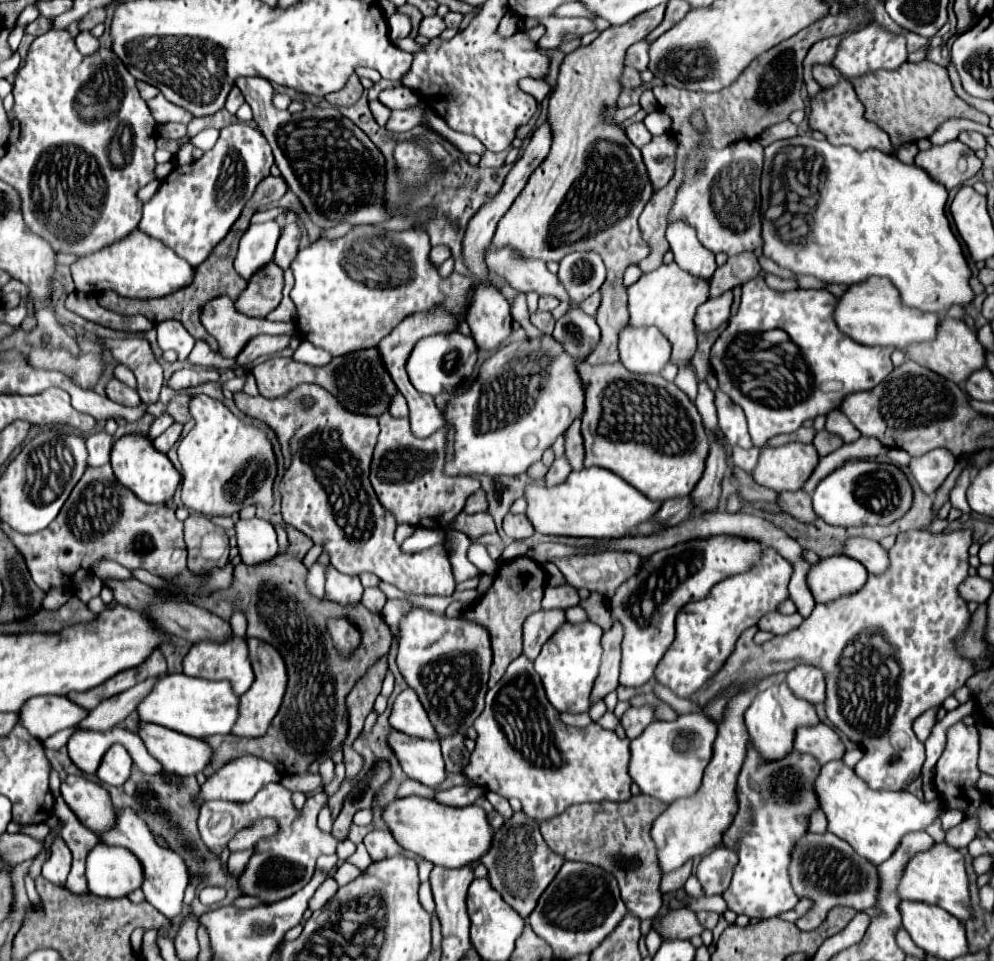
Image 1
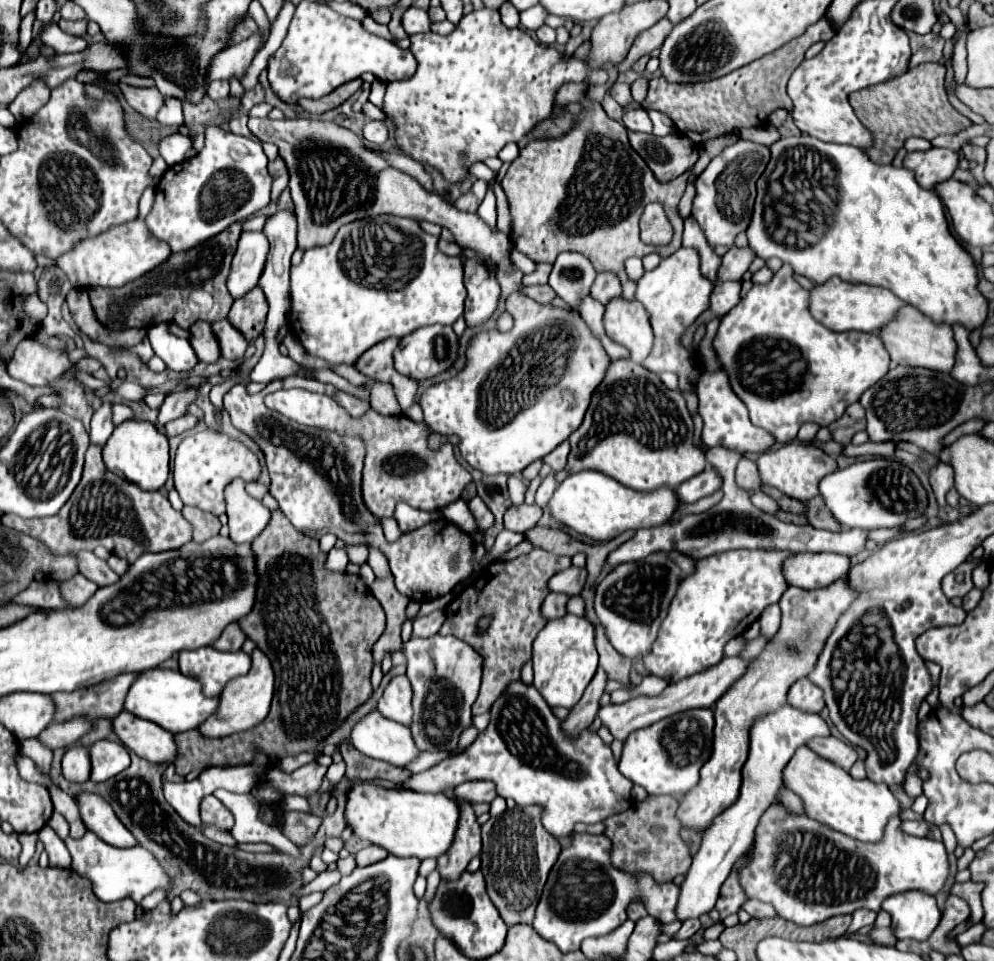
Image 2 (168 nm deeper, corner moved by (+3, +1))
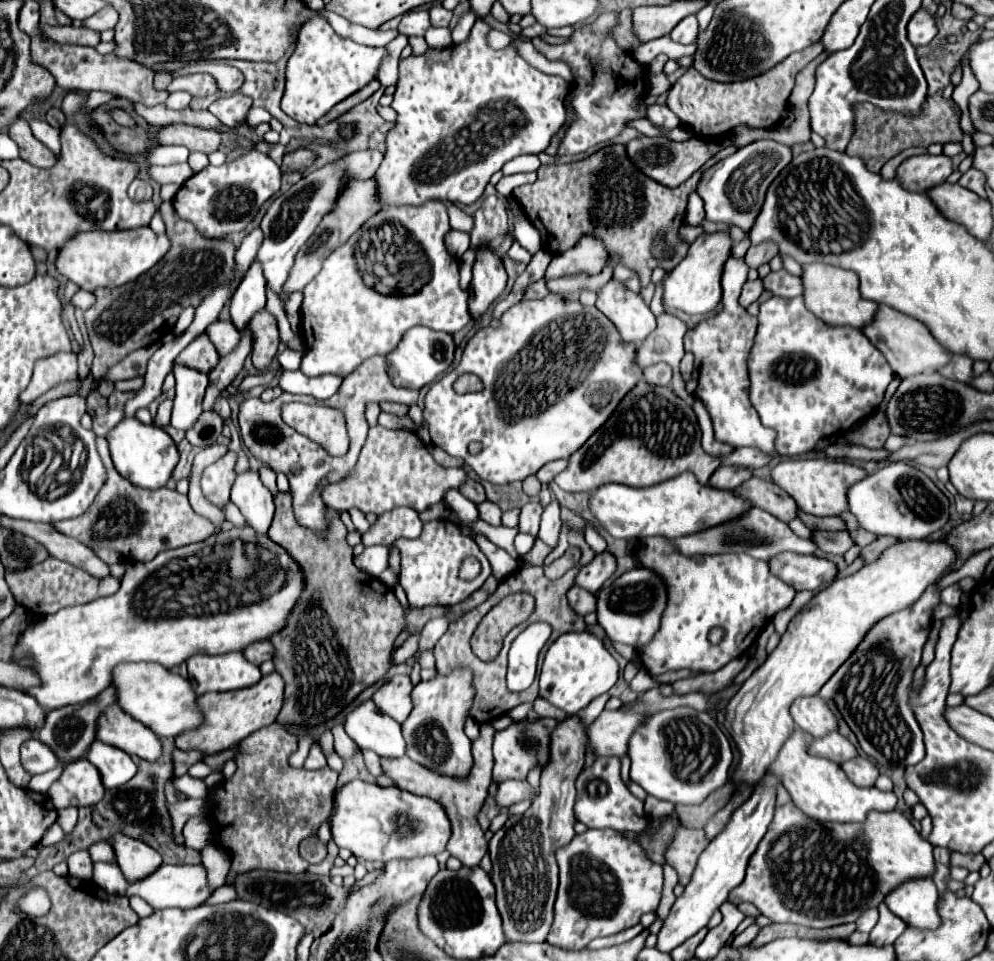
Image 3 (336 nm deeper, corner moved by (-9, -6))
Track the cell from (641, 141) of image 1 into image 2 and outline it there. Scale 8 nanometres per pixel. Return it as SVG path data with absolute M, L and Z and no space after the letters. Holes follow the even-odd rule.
M629 109L625 115L623 115L623 123L629 131L643 131L643 133L651 133L653 131L653 123L647 115L645 109Z

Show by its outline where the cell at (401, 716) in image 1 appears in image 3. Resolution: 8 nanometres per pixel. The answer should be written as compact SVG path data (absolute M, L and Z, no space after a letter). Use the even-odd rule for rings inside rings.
M393 676L387 684L383 684L373 694L373 702L383 714L391 716L401 724L405 722L405 716L409 716L409 712L413 710L411 690L413 690L413 684L409 676Z

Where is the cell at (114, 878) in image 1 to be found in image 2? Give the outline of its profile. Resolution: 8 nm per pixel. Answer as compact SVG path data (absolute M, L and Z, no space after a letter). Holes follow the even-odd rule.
M87 831L83 839L67 837L63 843L69 849L71 859L73 859L71 869L77 871L81 877L87 877L93 883L93 893L101 901L119 901L119 899L125 899L125 897L133 899L137 905L136 918L141 917L144 913L139 901L145 895L153 893L155 889L161 889L161 891L165 891L169 895L171 889L173 889L173 881L165 873L161 863L141 845L135 845L133 849L117 849L117 847L111 847L111 845L103 843L91 831Z

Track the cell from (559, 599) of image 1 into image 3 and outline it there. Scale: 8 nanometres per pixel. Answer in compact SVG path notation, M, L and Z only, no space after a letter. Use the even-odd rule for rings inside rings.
M603 552L579 570L575 584L595 594L613 572L615 572L615 558L609 552Z

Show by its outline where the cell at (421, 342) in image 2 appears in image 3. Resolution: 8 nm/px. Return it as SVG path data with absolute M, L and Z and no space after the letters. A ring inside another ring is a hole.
M417 326L411 328L403 336L399 346L387 354L387 374L395 386L419 390L425 384L431 384L439 374L447 372L447 368L453 364L453 354L455 354L455 342L451 334Z

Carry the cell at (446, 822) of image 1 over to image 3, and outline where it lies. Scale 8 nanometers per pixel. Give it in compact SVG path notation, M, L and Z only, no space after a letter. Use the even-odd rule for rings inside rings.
M351 780L345 784L337 794L335 794L335 808L329 818L333 840L337 842L339 848L349 848L353 856L363 858L363 860L379 860L379 862L389 862L389 860L399 860L399 858L421 858L421 856L437 856L439 852L445 850L449 836L451 836L451 824L445 808L425 796L405 792L401 788L383 788L377 784L369 784L363 780Z

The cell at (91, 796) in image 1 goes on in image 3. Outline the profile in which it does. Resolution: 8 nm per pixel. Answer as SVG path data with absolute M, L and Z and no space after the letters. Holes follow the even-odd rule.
M121 832L113 836L113 850L115 850L115 860L125 872L127 880L141 880L149 876L149 872L161 866L161 856L157 850Z

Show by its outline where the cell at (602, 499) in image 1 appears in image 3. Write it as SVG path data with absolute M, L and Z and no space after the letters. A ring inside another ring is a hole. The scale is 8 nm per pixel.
M685 472L669 482L649 488L631 488L625 484L599 486L589 498L589 510L613 538L631 540L649 536L687 536L691 532L711 528L743 514L745 510L749 510L749 504L745 500L739 500L733 492L703 486L691 472Z

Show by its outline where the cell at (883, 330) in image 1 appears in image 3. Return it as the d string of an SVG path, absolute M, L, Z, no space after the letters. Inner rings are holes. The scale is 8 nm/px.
M821 262L803 266L803 286L805 286L805 306L821 318L829 326L851 326L863 330L865 324L871 324L879 304L873 300L865 300L859 294L859 276L851 270L843 270L837 266L827 266Z

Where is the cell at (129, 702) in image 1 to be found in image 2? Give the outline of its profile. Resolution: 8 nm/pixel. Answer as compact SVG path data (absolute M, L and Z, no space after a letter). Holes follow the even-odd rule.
M75 717L67 723L51 723L49 727L45 727L45 731L37 737L37 741L41 741L47 749L55 751L59 747L69 747L73 745L79 737L83 737L89 729L93 727L91 719L85 717Z

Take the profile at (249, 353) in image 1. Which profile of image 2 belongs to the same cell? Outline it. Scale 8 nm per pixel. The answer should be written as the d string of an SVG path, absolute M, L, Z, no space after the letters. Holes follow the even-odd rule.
M227 319L213 321L211 329L219 341L221 357L225 357L225 359L241 359L243 357L249 343L245 341L245 337L241 337L241 333L237 333L237 329L233 329L233 325L229 325Z

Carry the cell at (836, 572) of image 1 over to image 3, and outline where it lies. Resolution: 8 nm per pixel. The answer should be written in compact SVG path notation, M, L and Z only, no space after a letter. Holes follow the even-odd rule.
M785 552L785 554L769 560L769 566L777 578L781 578L785 584L793 586L795 590L817 590L821 584L833 582L837 578L837 566L831 560L821 558L821 556L801 556L801 554Z

